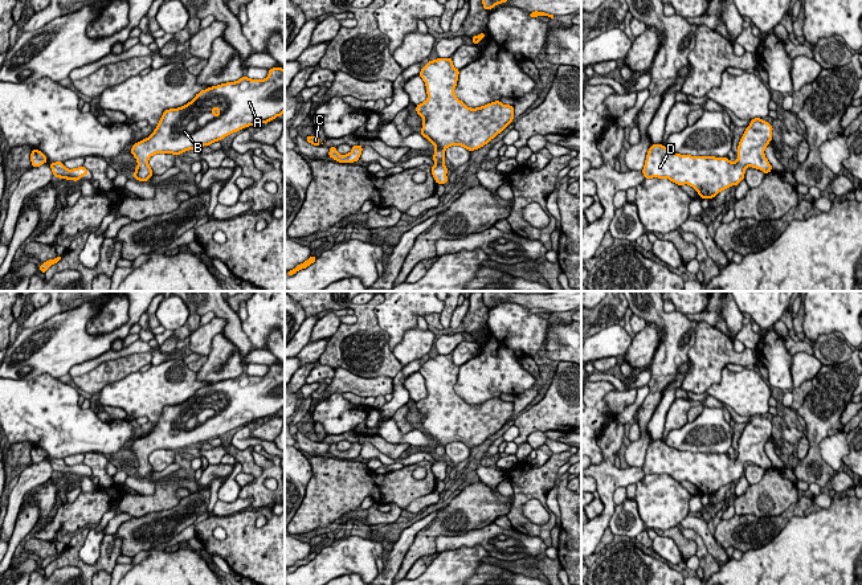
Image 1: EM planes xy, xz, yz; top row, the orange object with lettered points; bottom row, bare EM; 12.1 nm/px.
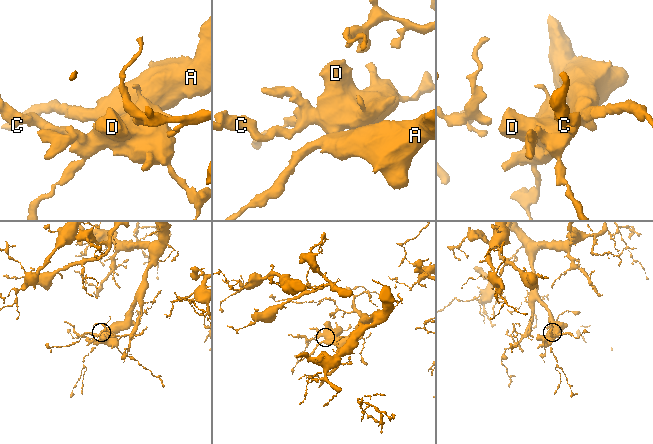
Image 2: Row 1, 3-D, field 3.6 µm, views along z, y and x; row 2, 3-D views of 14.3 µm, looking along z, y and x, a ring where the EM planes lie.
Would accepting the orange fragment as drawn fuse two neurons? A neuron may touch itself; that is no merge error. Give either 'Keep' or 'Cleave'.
Keep

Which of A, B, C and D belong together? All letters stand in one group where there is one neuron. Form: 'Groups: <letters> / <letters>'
Groups: A B C D

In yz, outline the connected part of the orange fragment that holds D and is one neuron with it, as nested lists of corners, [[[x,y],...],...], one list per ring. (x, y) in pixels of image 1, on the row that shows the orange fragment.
[[[760,118],[752,119],[751,124],[745,127],[745,131],[739,142],[738,160],[735,163],[730,161],[728,158],[679,155],[669,151],[662,144],[653,144],[647,151],[642,173],[645,179],[666,177],[678,185],[689,184],[702,199],[710,200],[720,191],[724,191],[731,185],[736,187],[744,179],[747,167],[757,168],[764,173],[772,171],[772,165],[764,155],[765,147],[772,140],[772,130],[773,127],[768,122]]]

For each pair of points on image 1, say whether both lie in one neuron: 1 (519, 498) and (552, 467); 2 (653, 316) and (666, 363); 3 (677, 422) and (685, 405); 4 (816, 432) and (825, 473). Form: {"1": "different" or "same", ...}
{"1": "same", "2": "same", "3": "same", "4": "same"}

